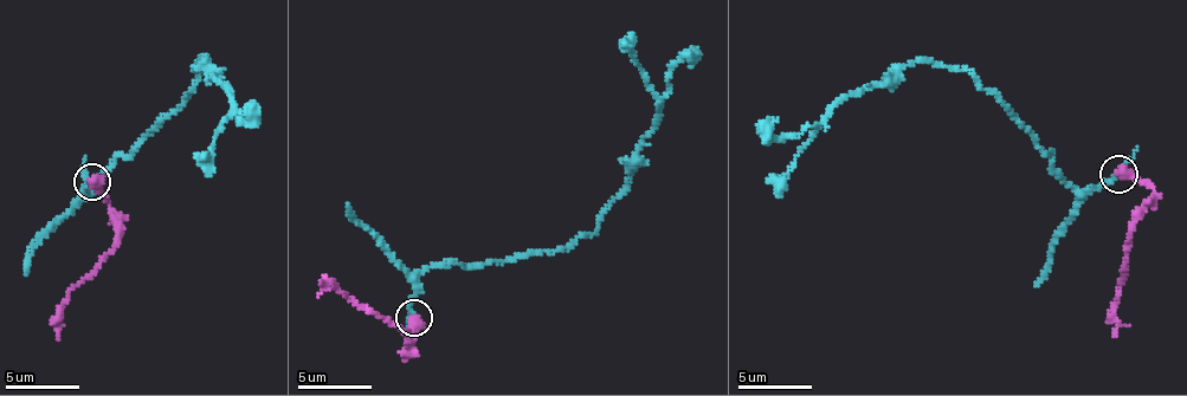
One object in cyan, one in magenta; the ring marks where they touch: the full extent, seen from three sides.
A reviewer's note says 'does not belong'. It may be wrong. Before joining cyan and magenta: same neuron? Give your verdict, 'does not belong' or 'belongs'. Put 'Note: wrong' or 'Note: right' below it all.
belongs
Note: wrong

